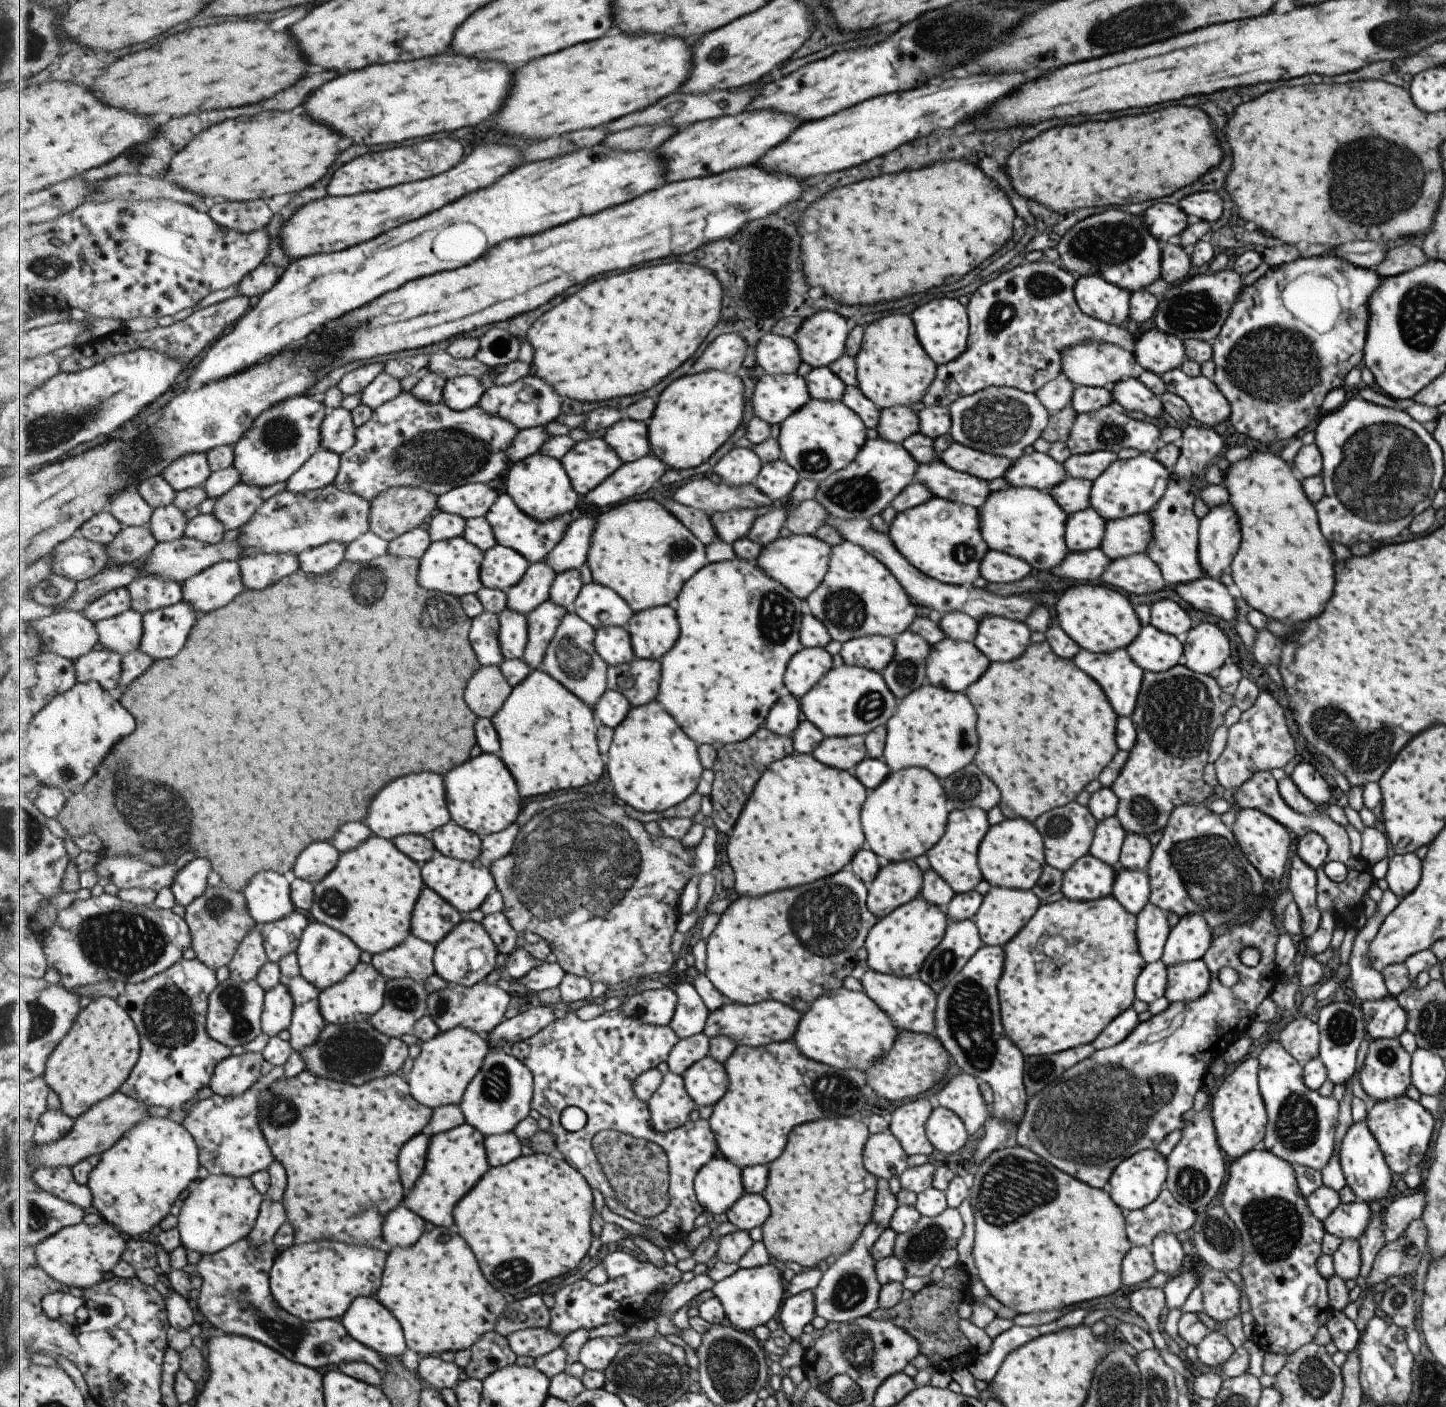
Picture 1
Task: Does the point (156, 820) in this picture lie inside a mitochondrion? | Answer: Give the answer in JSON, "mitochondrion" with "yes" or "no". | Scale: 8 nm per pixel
{"mitochondrion":"yes"}

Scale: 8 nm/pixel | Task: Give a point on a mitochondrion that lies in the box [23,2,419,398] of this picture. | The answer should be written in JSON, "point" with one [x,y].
{"point":[46,267]}

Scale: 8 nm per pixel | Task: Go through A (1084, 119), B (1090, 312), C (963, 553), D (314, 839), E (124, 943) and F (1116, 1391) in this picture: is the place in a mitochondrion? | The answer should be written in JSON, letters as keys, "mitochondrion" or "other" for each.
{"A":"other","B":"other","C":"mitochondrion","D":"other","E":"mitochondrion","F":"mitochondrion"}

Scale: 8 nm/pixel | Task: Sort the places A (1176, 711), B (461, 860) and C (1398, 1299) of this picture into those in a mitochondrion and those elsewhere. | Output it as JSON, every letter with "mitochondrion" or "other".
{"A":"mitochondrion","B":"other","C":"mitochondrion"}

